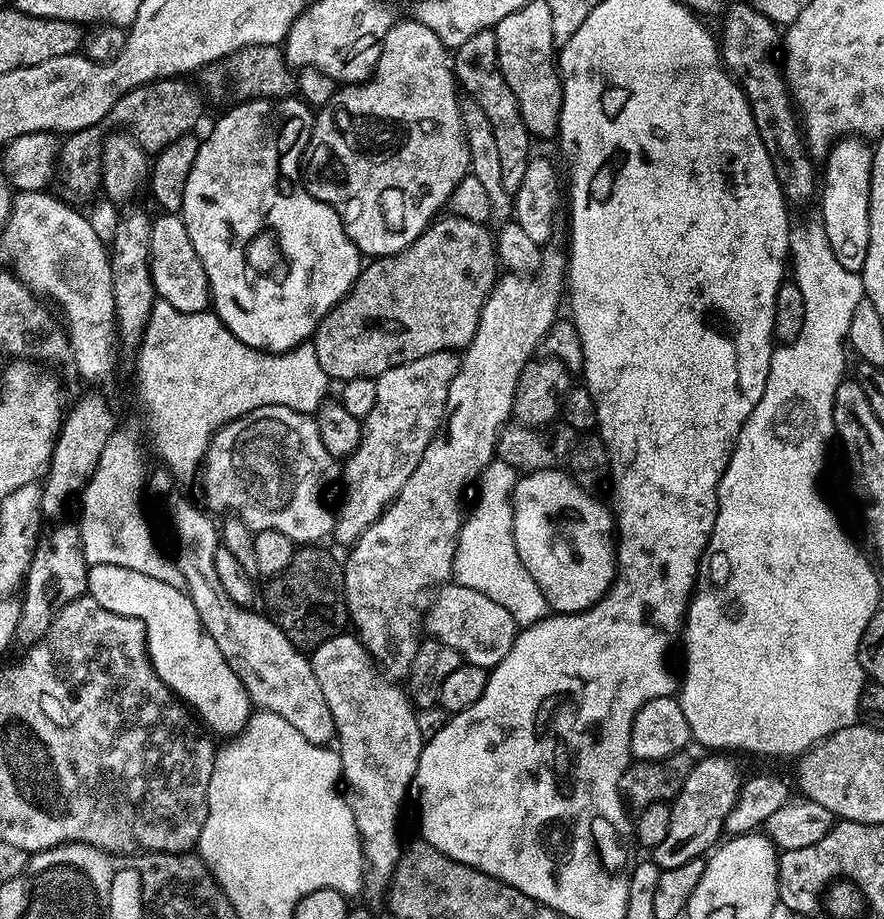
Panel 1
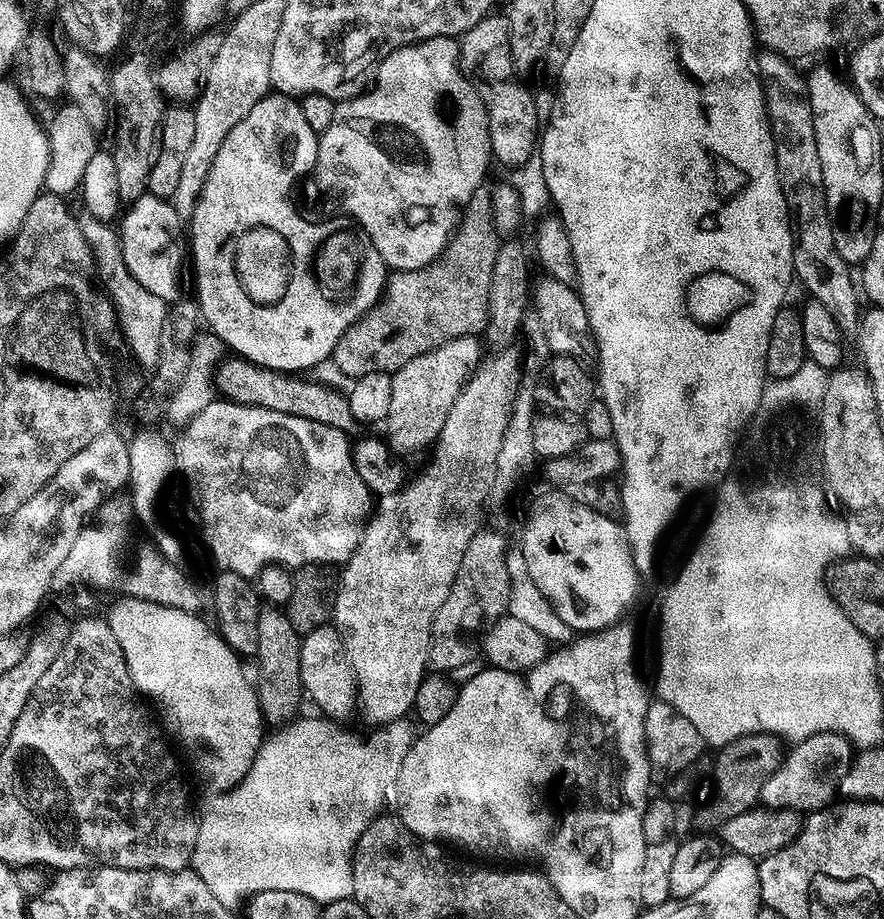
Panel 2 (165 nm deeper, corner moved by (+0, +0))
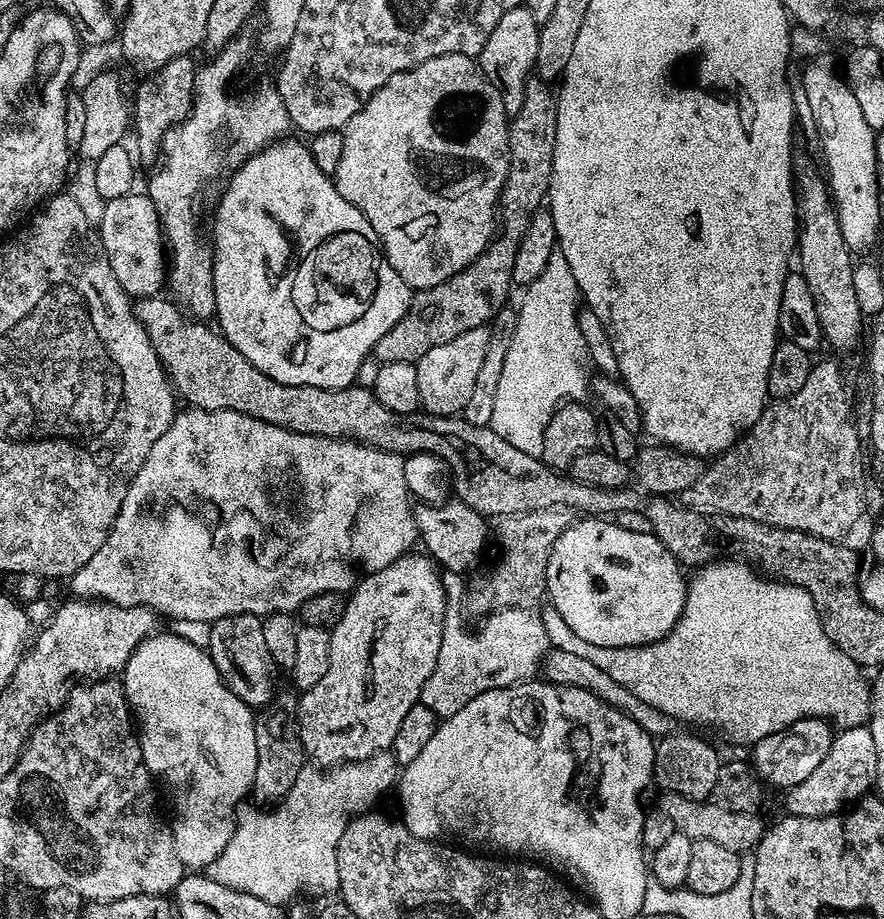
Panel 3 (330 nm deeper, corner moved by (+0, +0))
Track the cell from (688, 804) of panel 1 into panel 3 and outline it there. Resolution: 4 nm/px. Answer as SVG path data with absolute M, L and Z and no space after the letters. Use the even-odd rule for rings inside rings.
M805 718L796 720L793 724L789 724L783 732L766 734L766 738L751 745L751 767L769 785L772 783L774 787L781 788L781 790L793 788L798 782L808 778L814 772L815 767L822 762L822 758L826 758L826 750L830 750L833 735L833 725L827 719Z

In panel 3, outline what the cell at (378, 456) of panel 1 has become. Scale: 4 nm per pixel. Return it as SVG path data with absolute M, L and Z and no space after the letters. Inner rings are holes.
M487 327L466 330L466 334L458 334L450 342L442 342L434 346L434 350L426 350L422 358L416 361L416 377L418 378L418 394L420 408L432 416L452 416L463 413L466 402L473 393L474 382L477 381L478 370L482 367L486 348L490 341Z

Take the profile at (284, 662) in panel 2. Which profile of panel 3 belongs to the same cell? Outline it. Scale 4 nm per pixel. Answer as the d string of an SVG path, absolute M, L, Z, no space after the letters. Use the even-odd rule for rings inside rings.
M277 691L269 704L255 713L256 718L256 741L258 742L258 766L254 766L254 784L251 795L256 796L257 805L272 806L284 799L284 796L291 790L298 774L306 766L306 753L300 742L298 729L296 727L296 705L298 703L297 693Z

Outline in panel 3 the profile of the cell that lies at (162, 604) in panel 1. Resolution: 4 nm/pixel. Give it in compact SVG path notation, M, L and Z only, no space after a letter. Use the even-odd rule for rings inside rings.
M162 632L159 634L150 634L136 647L134 654L130 654L130 658L126 662L122 673L122 683L124 693L128 699L128 706L132 709L135 723L138 725L138 739L140 741L144 764L153 777L161 776L172 787L172 800L176 803L176 817L170 820L172 837L174 838L174 850L184 864L185 869L204 870L207 869L208 864L214 858L218 858L222 854L222 850L226 850L226 842L230 842L230 838L236 829L236 821L238 819L236 807L244 799L249 799L252 785L254 784L254 766L258 766L256 718L253 709L248 707L247 702L233 688L225 684L224 677L221 676L218 666L212 661L212 657L208 655L207 651L201 645L199 648L194 641L187 640L184 636L171 636L168 632Z

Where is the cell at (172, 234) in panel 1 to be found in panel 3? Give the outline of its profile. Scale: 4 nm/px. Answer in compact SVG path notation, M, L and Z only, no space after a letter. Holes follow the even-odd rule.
M133 190L122 198L109 200L105 206L105 214L98 227L100 241L104 247L106 258L110 258L110 270L114 270L116 283L122 286L129 297L139 298L141 296L159 296L163 286L166 284L166 241L164 229L160 226L158 210L154 210L154 202L146 194L138 194Z

